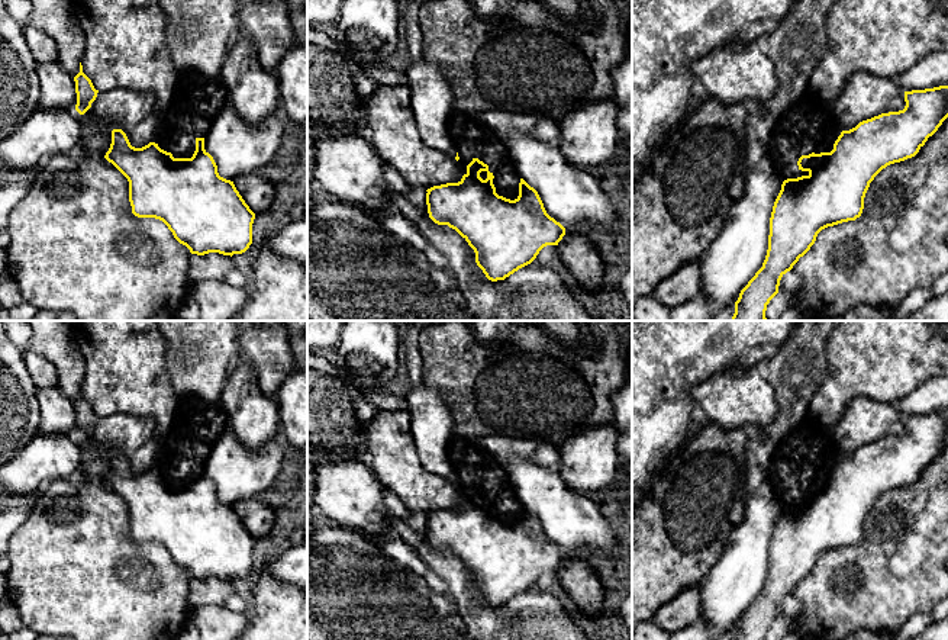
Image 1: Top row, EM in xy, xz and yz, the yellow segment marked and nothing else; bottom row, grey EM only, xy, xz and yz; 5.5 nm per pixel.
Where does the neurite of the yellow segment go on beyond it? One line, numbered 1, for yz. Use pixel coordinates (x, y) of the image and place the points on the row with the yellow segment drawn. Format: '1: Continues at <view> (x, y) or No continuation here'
1: No continuation here

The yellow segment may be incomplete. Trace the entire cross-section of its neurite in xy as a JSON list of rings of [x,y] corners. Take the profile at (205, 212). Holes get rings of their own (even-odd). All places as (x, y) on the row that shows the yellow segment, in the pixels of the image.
[[[113,129],[104,158],[128,179],[132,213],[162,221],[191,254],[219,253],[232,257],[245,253],[252,244],[255,213],[233,181],[219,176],[213,157],[204,149],[204,138],[196,138],[191,158],[174,158],[155,142],[135,148],[122,129]]]

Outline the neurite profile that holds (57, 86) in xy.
[[[58,61],[38,62],[36,74],[41,81],[38,107],[48,110],[75,110],[75,81]]]

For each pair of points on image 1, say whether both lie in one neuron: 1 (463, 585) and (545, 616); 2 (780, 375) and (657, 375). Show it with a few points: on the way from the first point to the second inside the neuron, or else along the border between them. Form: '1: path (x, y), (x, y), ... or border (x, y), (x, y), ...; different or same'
1: path (479, 607), (487, 616), (524, 616); same
2: border (786, 341), (761, 364); different

